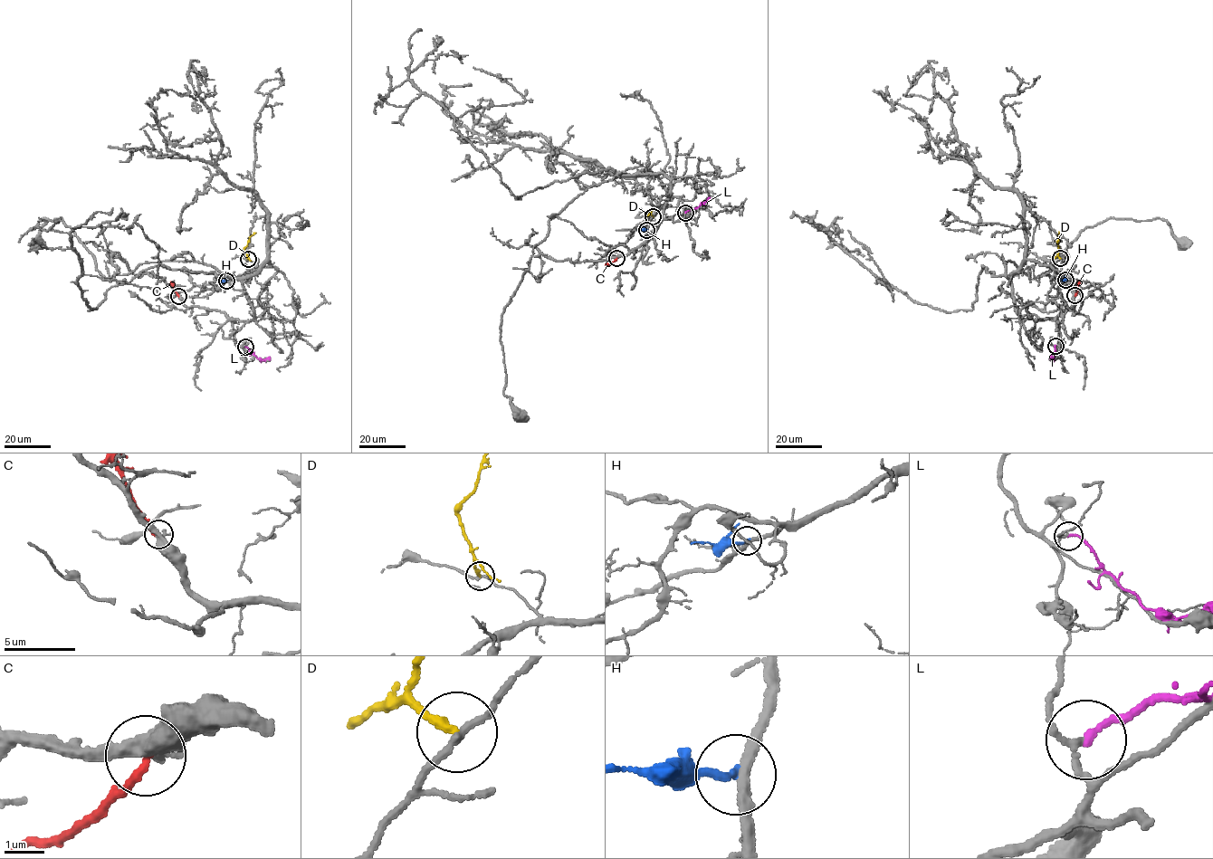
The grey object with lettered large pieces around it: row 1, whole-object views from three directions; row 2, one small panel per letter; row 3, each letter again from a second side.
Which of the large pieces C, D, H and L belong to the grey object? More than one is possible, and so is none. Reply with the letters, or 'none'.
none

